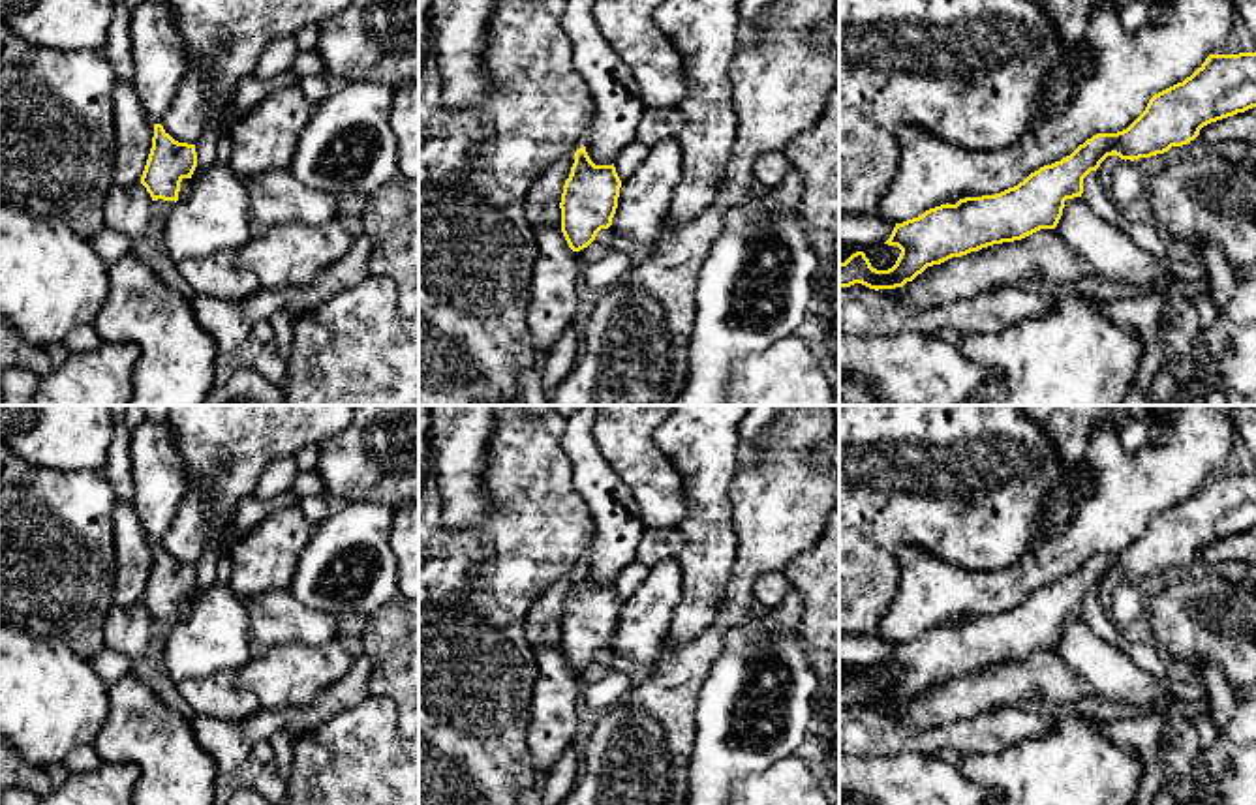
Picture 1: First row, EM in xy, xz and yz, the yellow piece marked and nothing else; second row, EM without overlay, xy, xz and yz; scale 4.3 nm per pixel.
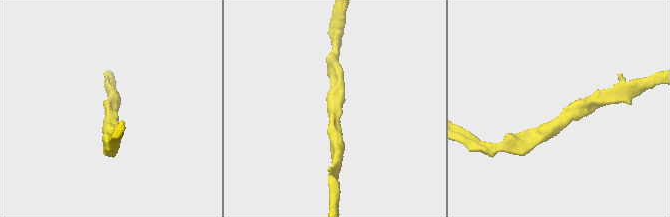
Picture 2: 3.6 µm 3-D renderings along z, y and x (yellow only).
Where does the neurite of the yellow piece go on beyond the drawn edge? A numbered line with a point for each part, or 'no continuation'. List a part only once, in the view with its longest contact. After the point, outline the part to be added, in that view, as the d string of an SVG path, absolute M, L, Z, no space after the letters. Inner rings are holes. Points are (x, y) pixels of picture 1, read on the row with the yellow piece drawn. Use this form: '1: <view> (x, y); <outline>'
no continuation

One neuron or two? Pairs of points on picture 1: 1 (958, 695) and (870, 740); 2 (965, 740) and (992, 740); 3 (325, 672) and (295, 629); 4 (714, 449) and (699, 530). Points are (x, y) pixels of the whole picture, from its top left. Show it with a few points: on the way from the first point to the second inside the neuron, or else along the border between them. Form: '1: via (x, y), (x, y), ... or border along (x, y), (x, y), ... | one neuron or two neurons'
1: border along (877, 712), (915, 727), (943, 727), (949, 723) | two neurons
2: via (971, 740), (986, 740) | one neuron
3: border along (336, 635), (320, 644), (276, 644), (261, 653) | two neurons
4: via (708, 470), (708, 509) | one neuron

